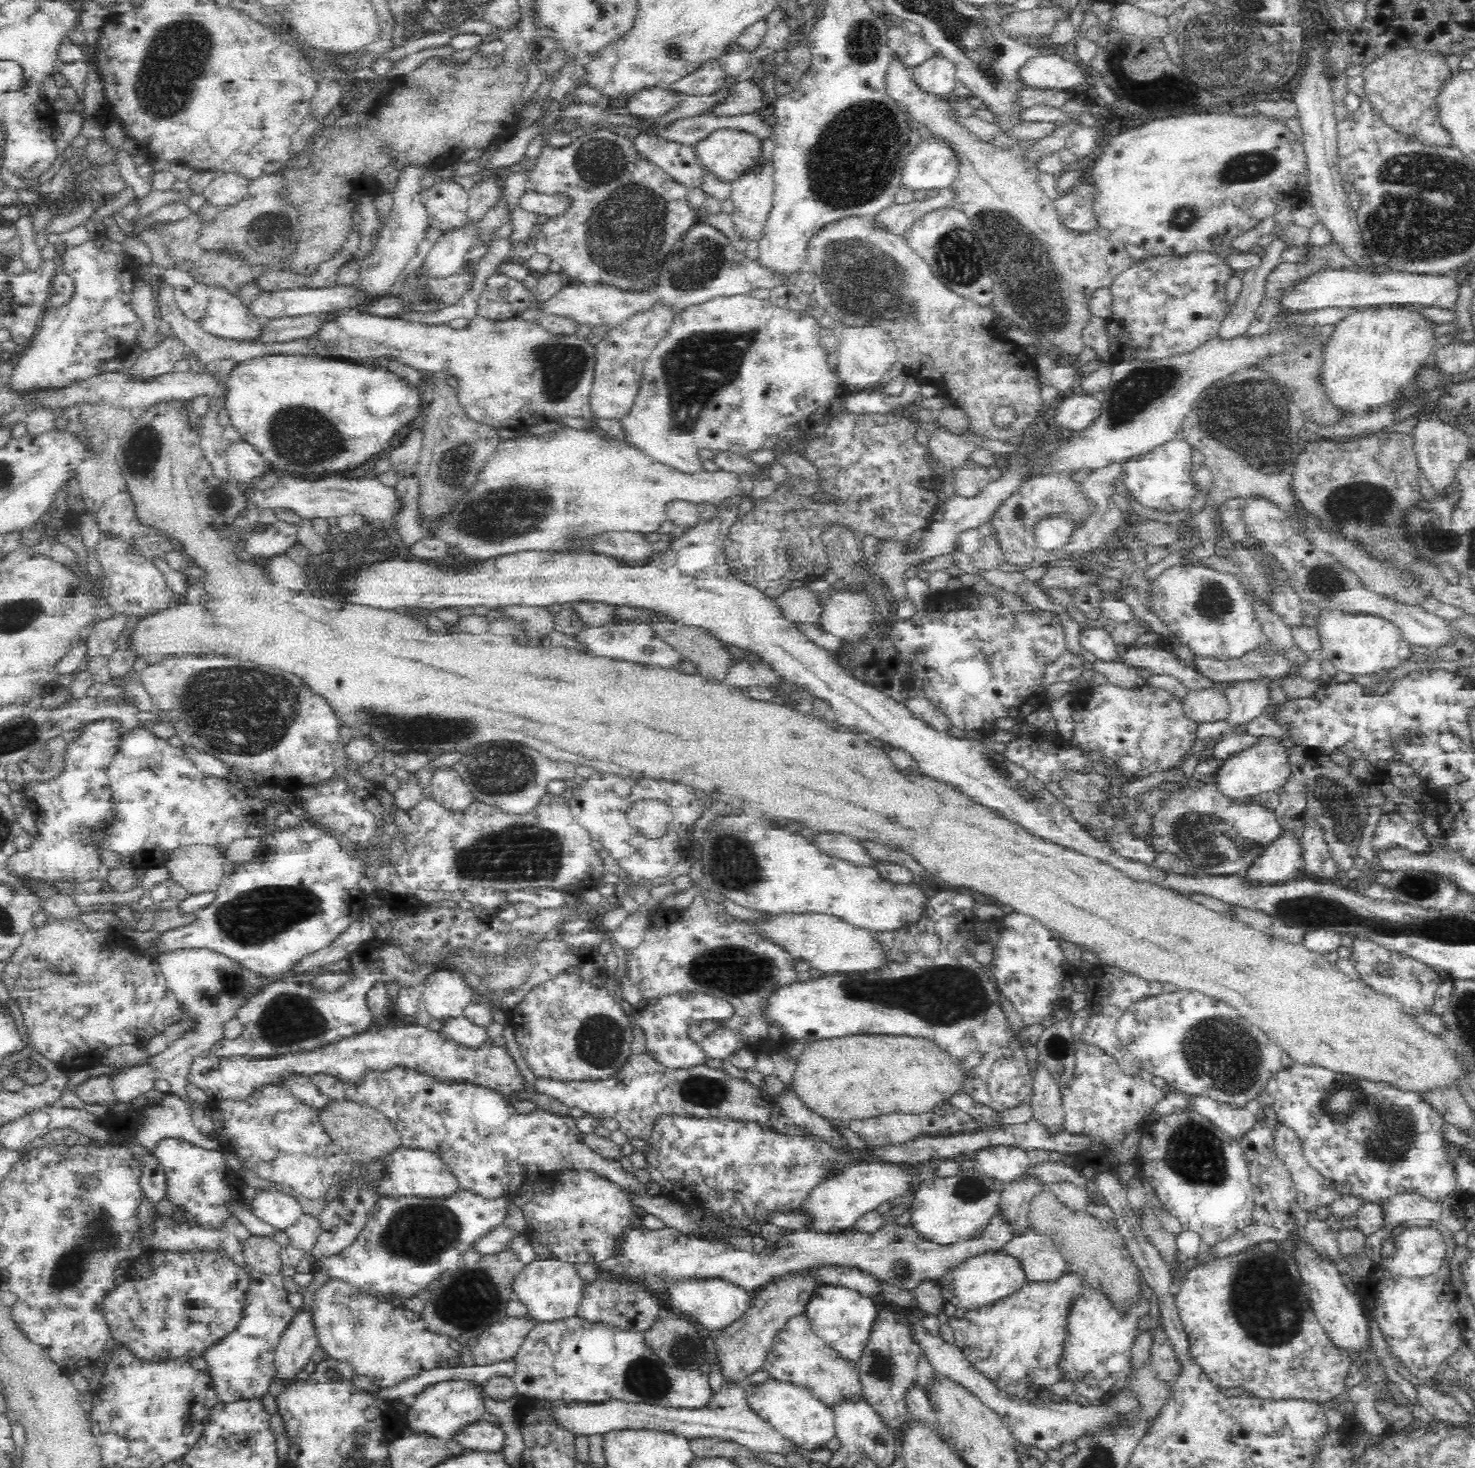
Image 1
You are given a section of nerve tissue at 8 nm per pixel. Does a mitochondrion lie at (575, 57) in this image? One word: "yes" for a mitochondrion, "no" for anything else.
no

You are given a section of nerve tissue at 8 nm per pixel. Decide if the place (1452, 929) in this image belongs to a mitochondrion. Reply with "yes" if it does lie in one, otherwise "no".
yes

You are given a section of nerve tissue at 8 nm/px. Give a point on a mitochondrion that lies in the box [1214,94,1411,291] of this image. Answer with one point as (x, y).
(1255, 164)

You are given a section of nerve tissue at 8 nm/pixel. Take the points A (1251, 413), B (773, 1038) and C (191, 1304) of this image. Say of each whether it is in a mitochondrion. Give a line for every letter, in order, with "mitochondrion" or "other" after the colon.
A: mitochondrion
B: other
C: other

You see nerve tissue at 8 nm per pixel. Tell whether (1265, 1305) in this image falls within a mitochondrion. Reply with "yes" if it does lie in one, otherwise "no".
yes

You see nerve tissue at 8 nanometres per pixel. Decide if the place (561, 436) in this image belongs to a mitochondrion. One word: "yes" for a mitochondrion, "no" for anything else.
no

